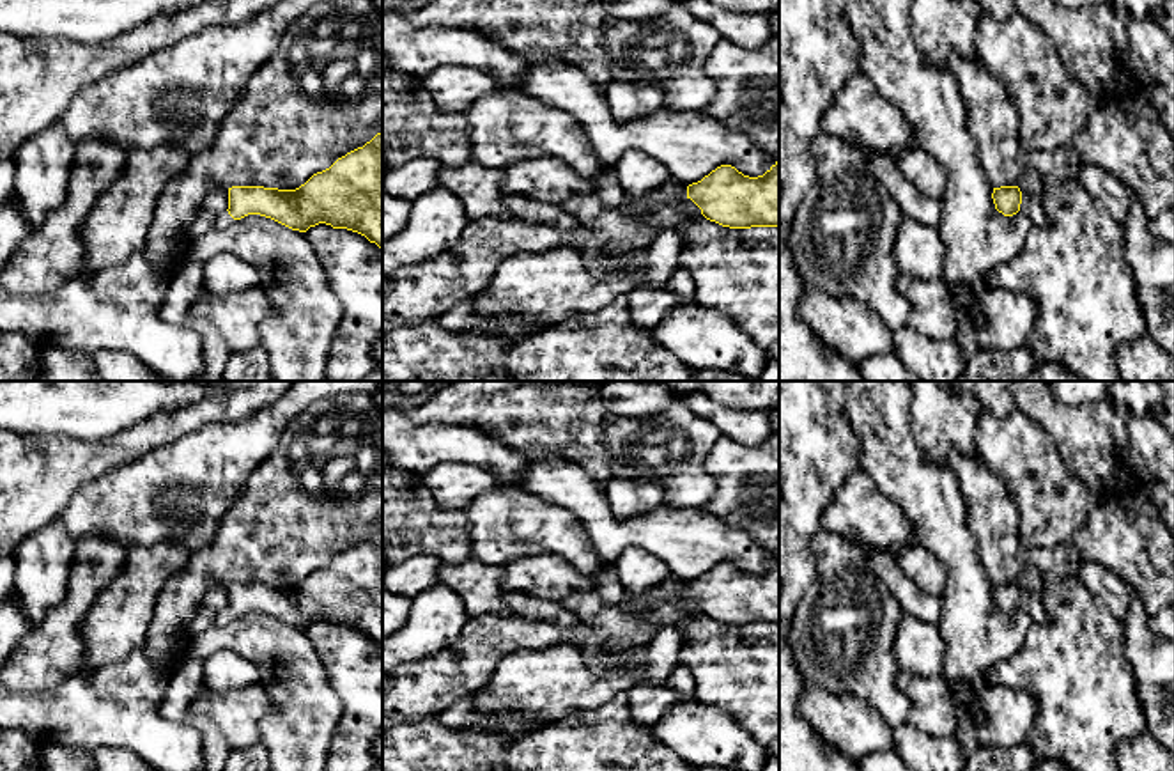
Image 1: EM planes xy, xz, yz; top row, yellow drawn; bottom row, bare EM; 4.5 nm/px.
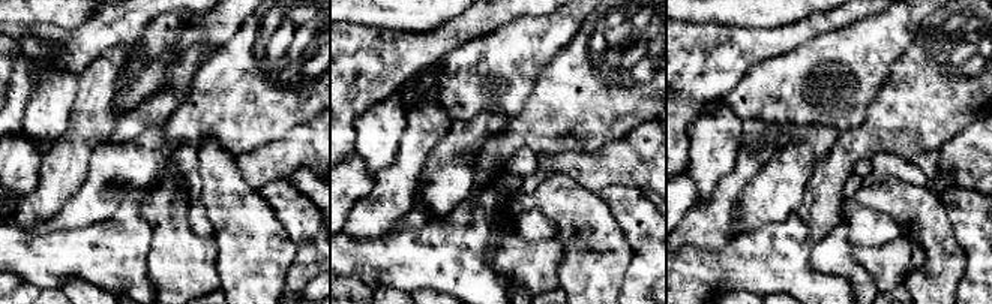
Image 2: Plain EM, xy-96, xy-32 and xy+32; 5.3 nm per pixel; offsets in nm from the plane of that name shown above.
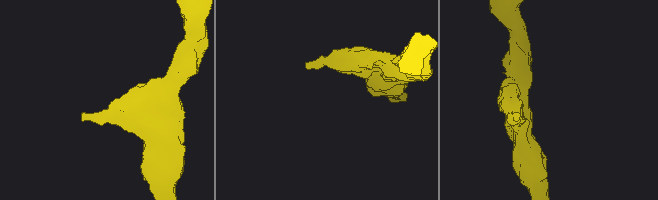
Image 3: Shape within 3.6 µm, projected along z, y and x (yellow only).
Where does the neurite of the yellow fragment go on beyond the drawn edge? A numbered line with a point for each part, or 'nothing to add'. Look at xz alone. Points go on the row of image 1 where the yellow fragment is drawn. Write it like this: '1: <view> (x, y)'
nothing to add

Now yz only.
nothing to add

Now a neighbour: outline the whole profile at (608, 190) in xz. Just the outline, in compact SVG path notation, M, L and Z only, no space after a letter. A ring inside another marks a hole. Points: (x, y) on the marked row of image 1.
M611 170L611 174L602 181L602 184L595 190L595 193L604 200L609 211L613 211L625 195L625 191L618 184L614 170Z

